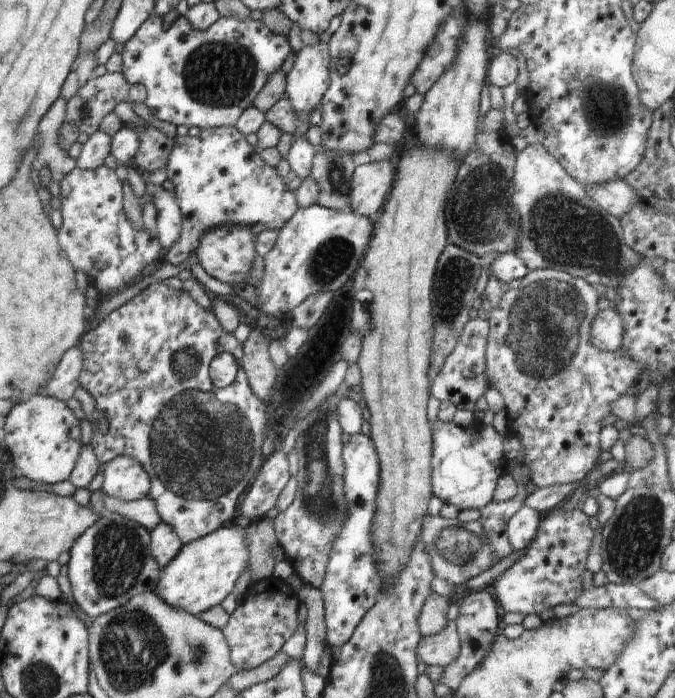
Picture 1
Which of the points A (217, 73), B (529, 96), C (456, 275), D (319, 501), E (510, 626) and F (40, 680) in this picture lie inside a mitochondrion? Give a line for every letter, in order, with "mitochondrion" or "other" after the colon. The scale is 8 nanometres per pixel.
A: mitochondrion
B: other
C: mitochondrion
D: mitochondrion
E: other
F: mitochondrion

